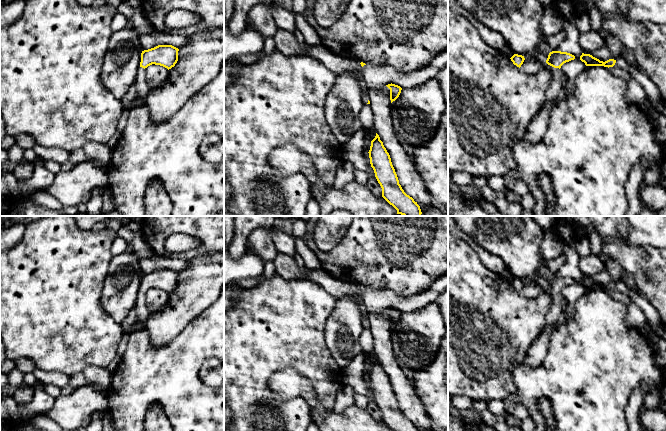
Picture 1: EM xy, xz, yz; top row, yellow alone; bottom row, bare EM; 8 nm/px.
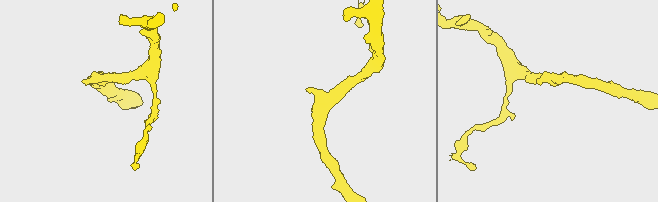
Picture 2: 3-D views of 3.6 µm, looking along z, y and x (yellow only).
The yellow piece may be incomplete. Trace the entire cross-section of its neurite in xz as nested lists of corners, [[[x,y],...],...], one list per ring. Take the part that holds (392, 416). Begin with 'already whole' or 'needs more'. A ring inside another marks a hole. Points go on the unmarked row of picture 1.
already whole; [[[377,357],[371,365],[368,377],[371,391],[382,412],[382,421],[393,431],[420,431],[412,421],[404,416],[399,408],[390,379]]]

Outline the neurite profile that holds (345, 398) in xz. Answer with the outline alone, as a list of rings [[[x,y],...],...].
[[[345,382],[342,389],[338,392],[335,400],[334,410],[341,412],[345,408],[355,404],[355,391],[354,389]]]

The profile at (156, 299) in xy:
[[[152,288],[145,292],[145,302],[150,313],[157,312],[168,303],[169,294],[163,290]]]

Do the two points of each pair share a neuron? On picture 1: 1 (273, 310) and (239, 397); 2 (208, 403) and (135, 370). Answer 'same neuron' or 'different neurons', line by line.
1: same neuron
2: same neuron

